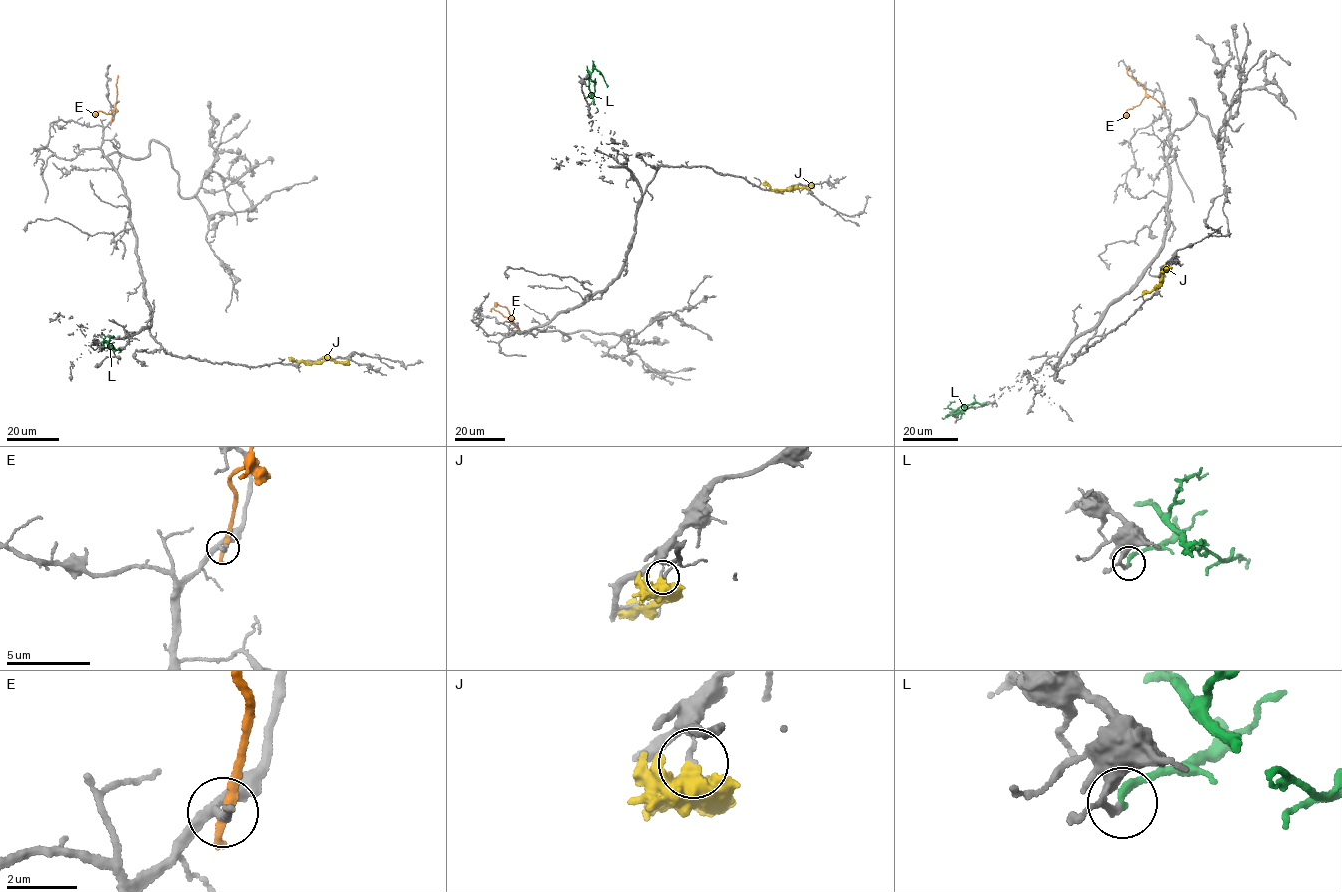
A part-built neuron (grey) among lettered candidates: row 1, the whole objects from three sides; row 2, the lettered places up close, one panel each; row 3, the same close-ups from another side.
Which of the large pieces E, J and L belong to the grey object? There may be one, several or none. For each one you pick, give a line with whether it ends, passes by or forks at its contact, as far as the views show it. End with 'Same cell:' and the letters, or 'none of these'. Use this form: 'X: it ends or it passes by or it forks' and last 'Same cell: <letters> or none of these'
L: it ends
Same cell: L

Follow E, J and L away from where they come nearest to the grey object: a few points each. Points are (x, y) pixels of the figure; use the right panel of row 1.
E: (1161, 105), (1147, 95), (1140, 104), (1126, 110), (1125, 118)
J: (1168, 265), (1162, 273), (1161, 283), (1142, 295)
L: (960, 417), (965, 408), (975, 402), (960, 406), (951, 414), (971, 407), (974, 409)

